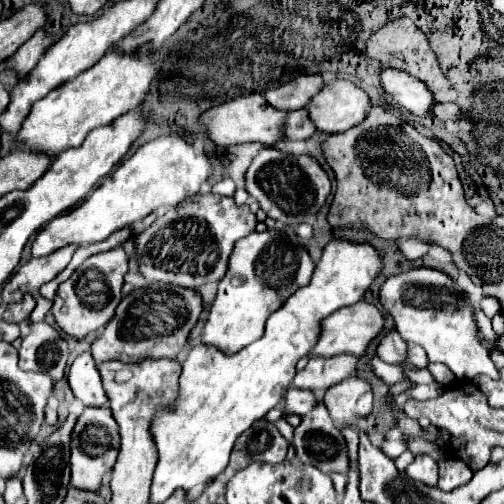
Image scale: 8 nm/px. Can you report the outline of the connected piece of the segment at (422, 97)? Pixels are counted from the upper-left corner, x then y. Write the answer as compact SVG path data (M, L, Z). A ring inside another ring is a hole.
M385 68L385 70L381 70L379 76L381 76L385 94L389 94L399 108L405 108L421 118L429 116L433 98L421 80L417 80L415 76L411 76L405 70L397 70L397 68Z

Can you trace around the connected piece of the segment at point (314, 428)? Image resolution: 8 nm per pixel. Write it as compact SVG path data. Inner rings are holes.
M319 402L311 412L301 416L301 424L293 432L293 448L303 464L311 464L325 474L331 472L347 474L347 444L343 434L333 426L323 402Z

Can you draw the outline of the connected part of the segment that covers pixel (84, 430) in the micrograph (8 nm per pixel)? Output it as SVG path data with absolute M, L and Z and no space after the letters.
M107 406L85 410L71 432L71 484L81 490L99 490L119 452L119 428Z

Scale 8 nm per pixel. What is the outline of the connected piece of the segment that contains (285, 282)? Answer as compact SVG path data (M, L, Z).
M275 230L253 232L239 240L229 260L229 270L219 282L217 296L211 304L207 324L203 328L203 344L215 346L223 354L235 354L247 344L263 336L263 328L271 312L279 310L283 302L301 286L307 286L313 274L313 262L305 248L293 248Z

